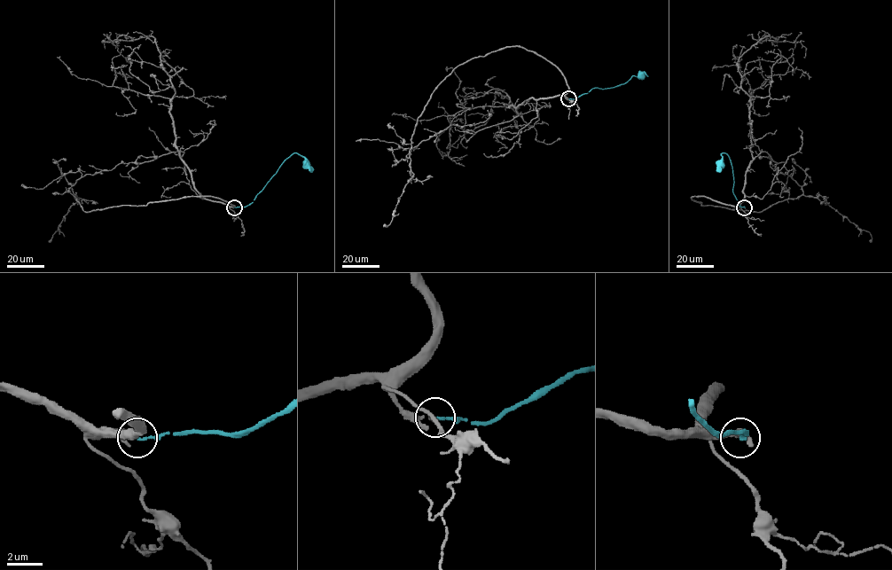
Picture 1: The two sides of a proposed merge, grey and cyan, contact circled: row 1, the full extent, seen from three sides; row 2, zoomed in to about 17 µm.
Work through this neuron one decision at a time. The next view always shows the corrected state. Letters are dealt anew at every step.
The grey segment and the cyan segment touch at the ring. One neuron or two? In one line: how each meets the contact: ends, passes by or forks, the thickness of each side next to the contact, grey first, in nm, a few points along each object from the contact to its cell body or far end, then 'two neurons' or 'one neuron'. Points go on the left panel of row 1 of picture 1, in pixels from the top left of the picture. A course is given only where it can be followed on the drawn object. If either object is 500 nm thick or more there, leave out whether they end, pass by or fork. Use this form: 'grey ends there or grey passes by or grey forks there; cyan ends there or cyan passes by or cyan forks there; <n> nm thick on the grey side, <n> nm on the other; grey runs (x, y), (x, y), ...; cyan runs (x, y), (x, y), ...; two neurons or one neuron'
grey ends there; cyan ends there; 180 nm thick on the grey side, 130 nm on the other; grey runs (234, 207), (215, 197), (187, 197), (82, 209), (72, 186), (77, 179), (140, 155), (154, 156), (153, 151); cyan runs (234, 207), (250, 204), (280, 165), (293, 153), (300, 154), (308, 162), (307, 165); one neuron

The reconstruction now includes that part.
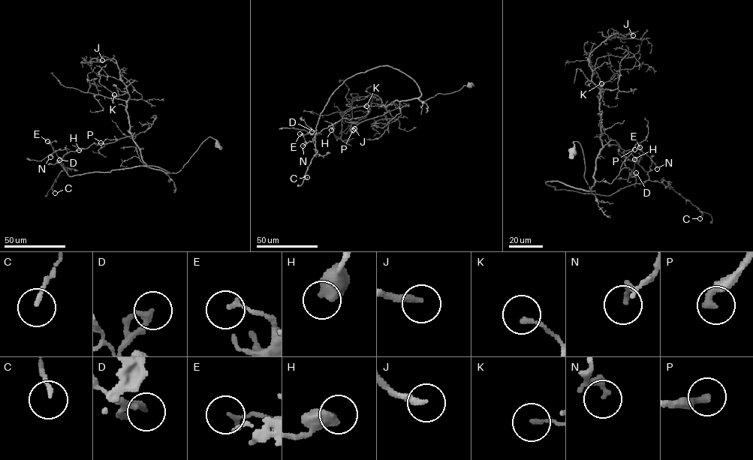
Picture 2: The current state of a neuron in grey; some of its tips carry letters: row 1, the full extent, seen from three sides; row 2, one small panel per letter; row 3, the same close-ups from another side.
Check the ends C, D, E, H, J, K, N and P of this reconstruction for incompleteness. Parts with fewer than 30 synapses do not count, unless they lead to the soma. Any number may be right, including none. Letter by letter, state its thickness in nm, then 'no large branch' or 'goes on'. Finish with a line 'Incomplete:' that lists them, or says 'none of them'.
C: 140 nm | no large branch
D: 260 nm | no large branch
E: 170 nm | no large branch
H: 500 nm | no large branch
J: 240 nm | goes on
K: 150 nm | no large branch
N: 240 nm | no large branch
P: 360 nm | goes on
Incomplete: J, P

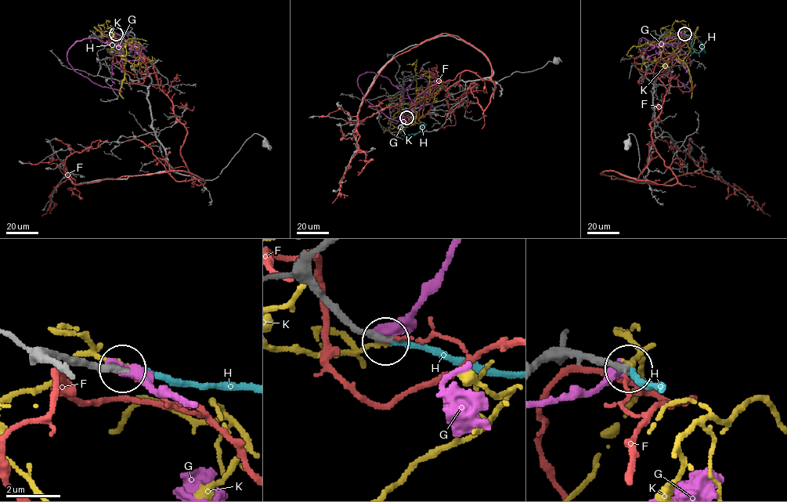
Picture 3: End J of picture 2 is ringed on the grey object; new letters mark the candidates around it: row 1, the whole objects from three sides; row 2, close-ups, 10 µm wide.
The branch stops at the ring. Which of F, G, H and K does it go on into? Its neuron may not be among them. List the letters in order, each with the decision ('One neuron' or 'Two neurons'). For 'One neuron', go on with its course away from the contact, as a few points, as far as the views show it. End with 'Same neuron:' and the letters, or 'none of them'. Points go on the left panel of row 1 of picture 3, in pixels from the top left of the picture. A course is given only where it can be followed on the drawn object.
F: Two neurons
G: Two neurons
H: One neuron. Its course: (116, 33), (133, 37), (135, 40), (131, 52), (129, 52), (111, 44)
K: Two neurons
Same neuron: H

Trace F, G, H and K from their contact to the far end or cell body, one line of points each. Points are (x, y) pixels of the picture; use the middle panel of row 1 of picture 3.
F: (406, 117), (474, 83), (484, 110), (489, 59), (445, 33), (394, 57), (332, 204)
G: (406, 117), (414, 102), (402, 90), (371, 72), (359, 77), (366, 99), (392, 119), (413, 123)
H: (406, 117), (418, 120), (425, 125), (414, 134), (402, 135)
K: (406, 117), (399, 116), (409, 110), (410, 106), (414, 108), (416, 98), (416, 59), (412, 64), (406, 63)

